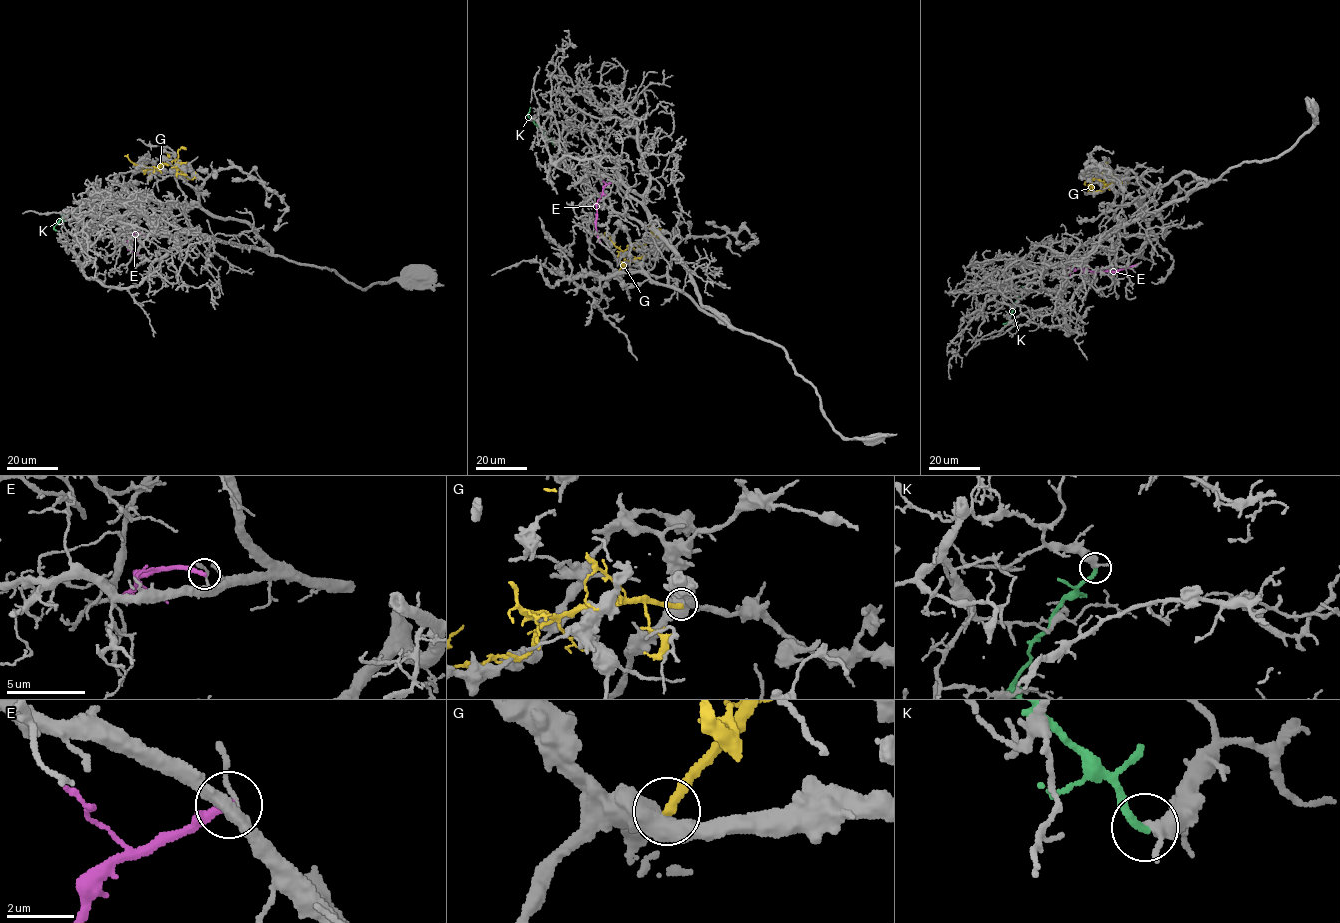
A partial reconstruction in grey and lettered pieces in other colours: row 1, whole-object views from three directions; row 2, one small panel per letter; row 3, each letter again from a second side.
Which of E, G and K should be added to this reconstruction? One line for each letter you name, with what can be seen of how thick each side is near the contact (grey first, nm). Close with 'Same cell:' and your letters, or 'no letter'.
Same cell: no letter

